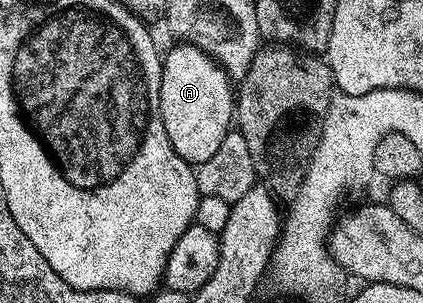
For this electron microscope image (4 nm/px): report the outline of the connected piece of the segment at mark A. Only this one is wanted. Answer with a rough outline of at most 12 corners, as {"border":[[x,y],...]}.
{"border":[[185,43],[162,57],[160,115],[197,167],[232,132],[226,70]]}

